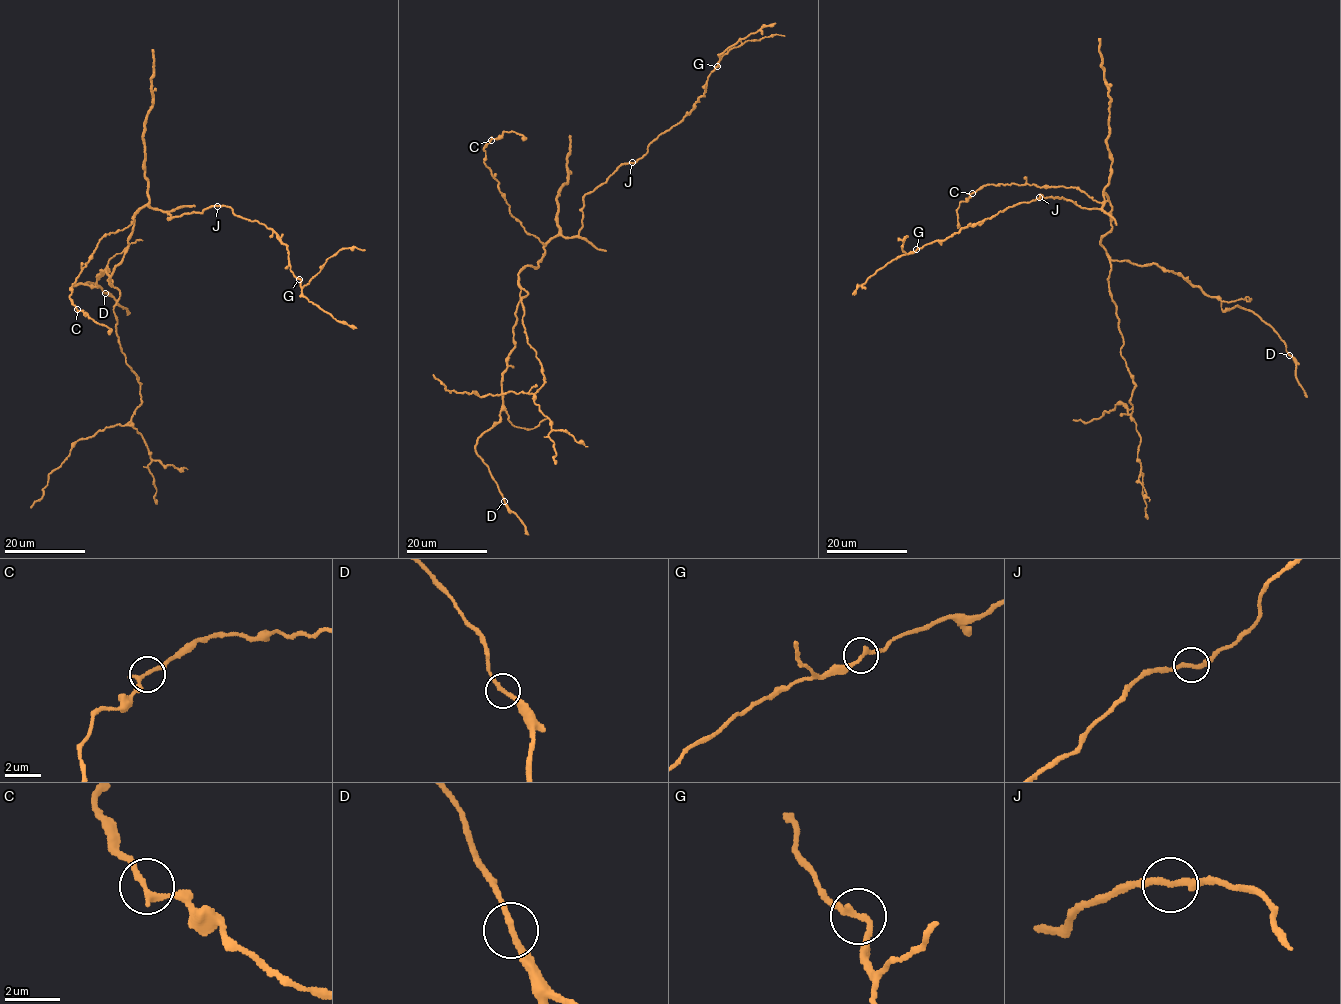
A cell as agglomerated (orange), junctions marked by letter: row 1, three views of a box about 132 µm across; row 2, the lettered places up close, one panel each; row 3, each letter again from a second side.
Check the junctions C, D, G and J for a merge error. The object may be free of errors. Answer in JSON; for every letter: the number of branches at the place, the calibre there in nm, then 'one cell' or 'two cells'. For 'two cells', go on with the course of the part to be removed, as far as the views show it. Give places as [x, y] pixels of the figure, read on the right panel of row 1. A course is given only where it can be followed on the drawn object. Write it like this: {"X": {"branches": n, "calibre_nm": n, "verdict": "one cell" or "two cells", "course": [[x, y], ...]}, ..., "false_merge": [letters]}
{"C": {"branches": 2, "calibre_nm": 220, "verdict": "one cell"}, "D": {"branches": 2, "calibre_nm": 220, "verdict": "one cell"}, "G": {"branches": 2, "calibre_nm": 200, "verdict": "one cell"}, "J": {"branches": 2, "calibre_nm": 220, "verdict": "one cell"}, "false_merge": []}

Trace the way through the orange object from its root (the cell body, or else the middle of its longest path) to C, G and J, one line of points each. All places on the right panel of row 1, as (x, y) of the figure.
C: (1111, 214), (1112, 205), (1107, 200), (1095, 200), (1073, 187), (989, 184), (972, 193)
G: (1111, 214), (1112, 205), (1104, 194), (1103, 207), (1092, 209), (1041, 195), (1039, 199), (1020, 202), (917, 249)
J: (1111, 214), (1112, 205), (1104, 194), (1103, 207), (1095, 209), (1082, 208), (1062, 197), (1039, 197)

